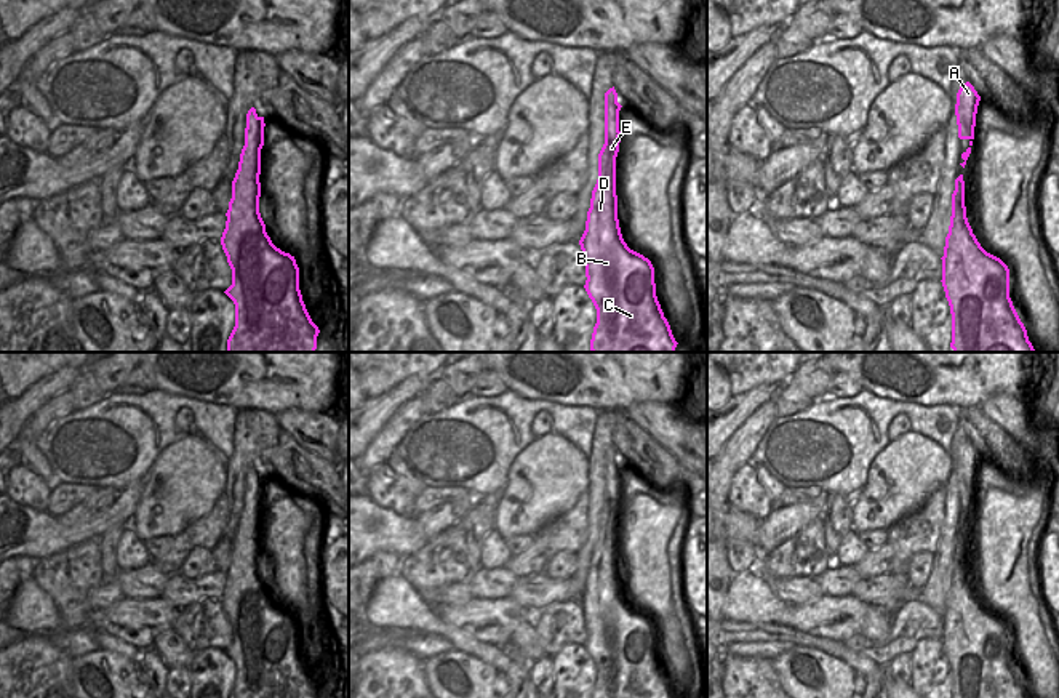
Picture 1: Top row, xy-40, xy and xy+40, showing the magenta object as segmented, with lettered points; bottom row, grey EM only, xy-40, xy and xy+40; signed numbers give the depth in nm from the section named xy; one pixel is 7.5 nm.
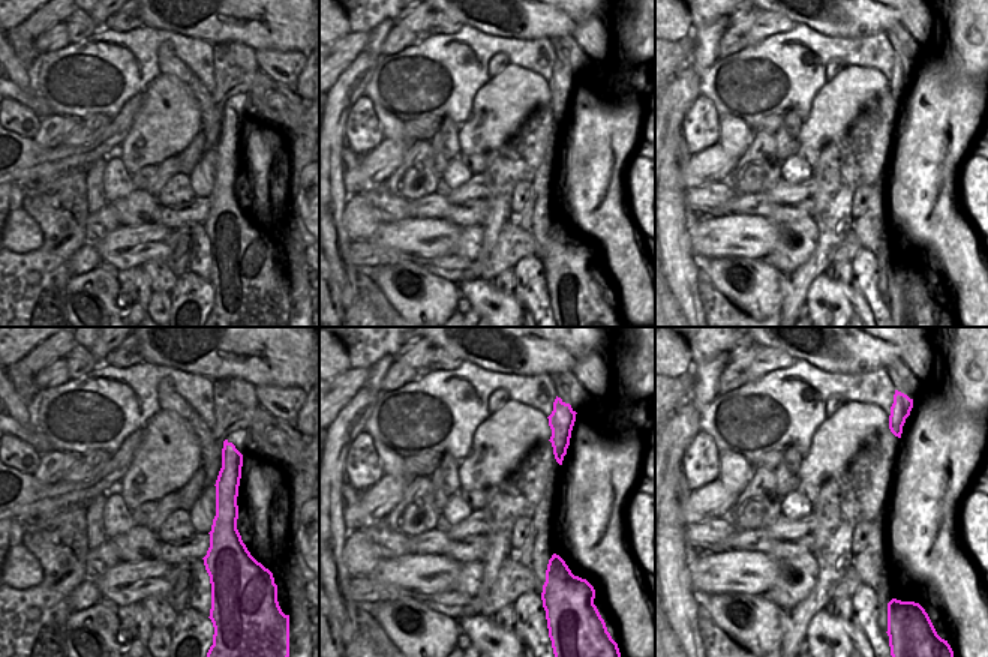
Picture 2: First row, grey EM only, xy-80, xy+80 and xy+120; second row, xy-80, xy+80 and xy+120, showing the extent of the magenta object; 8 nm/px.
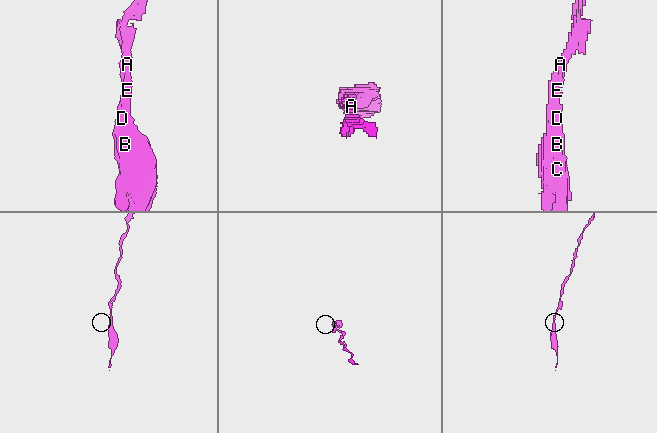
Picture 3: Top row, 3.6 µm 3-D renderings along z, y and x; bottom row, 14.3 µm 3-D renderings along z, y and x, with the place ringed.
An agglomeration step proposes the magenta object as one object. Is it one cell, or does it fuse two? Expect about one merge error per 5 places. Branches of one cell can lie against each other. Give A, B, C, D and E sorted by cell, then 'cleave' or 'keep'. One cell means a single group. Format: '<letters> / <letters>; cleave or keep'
A B C D E; keep

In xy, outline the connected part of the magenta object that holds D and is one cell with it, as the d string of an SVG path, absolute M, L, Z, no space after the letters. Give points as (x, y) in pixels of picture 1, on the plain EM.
M613 445L605 451L605 503L579 599L587 636L584 647L597 668L592 698L675 698L656 655L654 626L627 605L619 586L616 515L621 466Z

